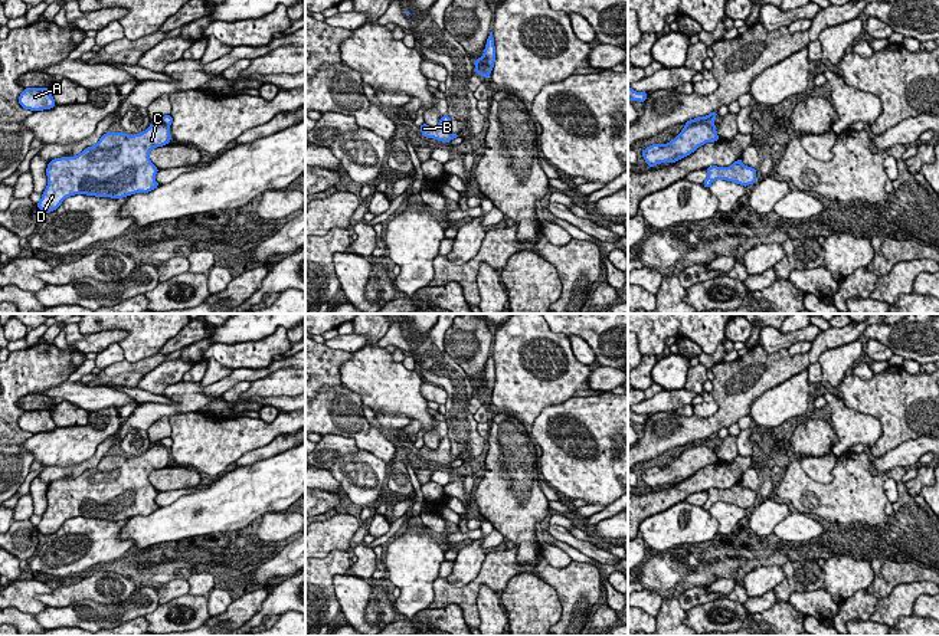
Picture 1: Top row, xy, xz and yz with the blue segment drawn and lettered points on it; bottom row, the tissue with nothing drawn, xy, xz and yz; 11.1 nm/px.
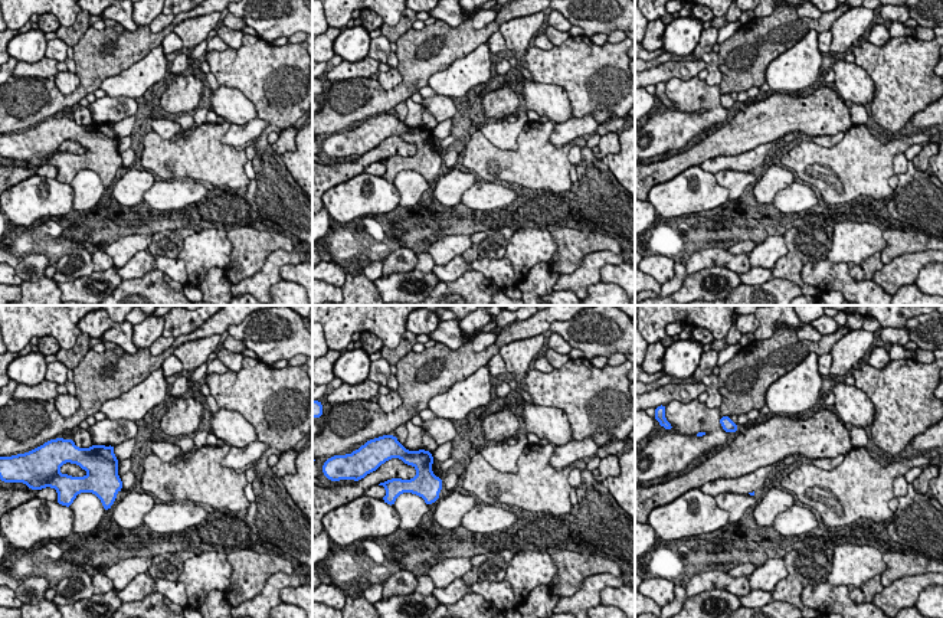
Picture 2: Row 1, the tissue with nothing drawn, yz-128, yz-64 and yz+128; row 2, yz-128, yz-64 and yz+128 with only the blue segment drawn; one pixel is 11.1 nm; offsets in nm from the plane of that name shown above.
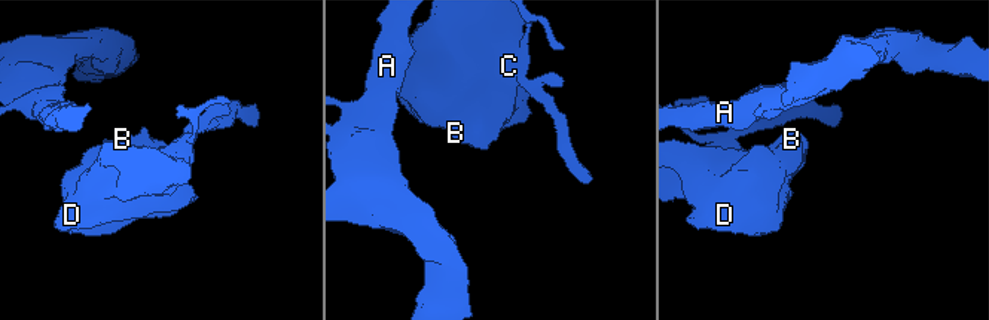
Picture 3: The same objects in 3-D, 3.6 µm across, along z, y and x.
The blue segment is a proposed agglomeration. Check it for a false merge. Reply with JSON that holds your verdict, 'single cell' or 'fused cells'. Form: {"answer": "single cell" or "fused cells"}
{"answer": "fused cells"}

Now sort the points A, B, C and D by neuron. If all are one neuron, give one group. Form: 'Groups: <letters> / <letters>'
Groups: A / B C D

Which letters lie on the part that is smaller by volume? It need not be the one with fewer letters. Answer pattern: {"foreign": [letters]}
{"foreign": ["B", "C", "D"]}

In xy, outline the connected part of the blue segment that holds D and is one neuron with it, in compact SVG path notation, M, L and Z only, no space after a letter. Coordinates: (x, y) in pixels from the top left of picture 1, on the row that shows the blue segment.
M154 121L140 134L105 132L95 145L86 147L78 155L53 158L48 163L48 186L37 209L50 213L65 199L75 194L122 199L135 193L150 193L160 184L156 181L158 168L151 163L148 154L153 148L167 145L170 141L170 128Z

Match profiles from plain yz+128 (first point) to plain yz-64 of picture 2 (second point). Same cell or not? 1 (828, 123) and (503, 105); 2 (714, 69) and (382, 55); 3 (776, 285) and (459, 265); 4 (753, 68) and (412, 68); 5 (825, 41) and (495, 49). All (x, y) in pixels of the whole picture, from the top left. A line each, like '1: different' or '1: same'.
1: same
2: different
3: different
4: same
5: same

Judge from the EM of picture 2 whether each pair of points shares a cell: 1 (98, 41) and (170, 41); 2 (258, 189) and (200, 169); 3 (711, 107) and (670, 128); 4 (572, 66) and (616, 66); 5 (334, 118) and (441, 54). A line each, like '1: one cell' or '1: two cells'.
1: two cells
2: two cells
3: one cell
4: one cell
5: one cell

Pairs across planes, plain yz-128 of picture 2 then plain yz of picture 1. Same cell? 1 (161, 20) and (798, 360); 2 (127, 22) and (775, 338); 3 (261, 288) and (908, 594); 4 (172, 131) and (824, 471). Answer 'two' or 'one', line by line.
1: two
2: one
3: one
4: one

